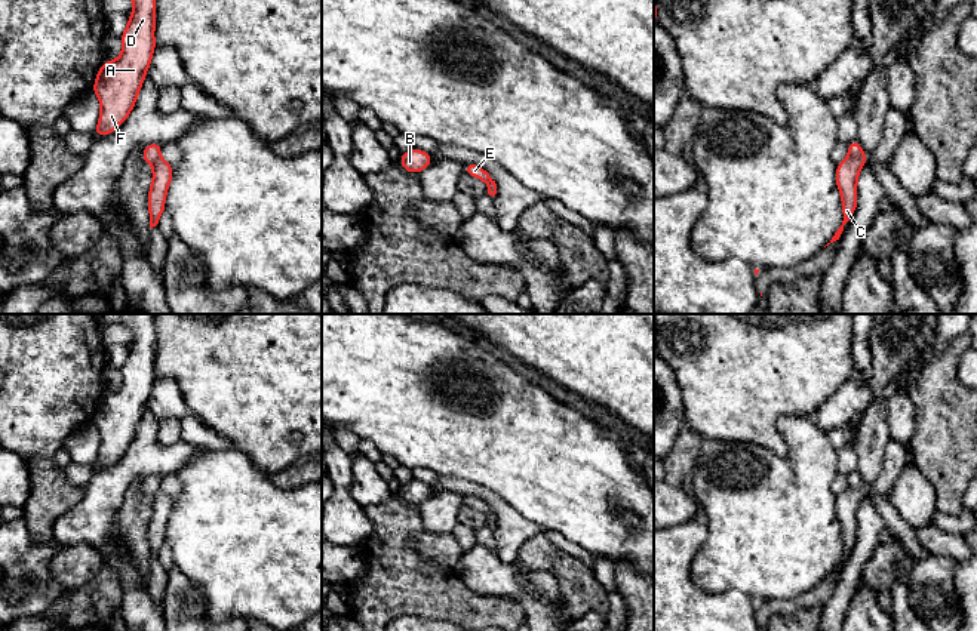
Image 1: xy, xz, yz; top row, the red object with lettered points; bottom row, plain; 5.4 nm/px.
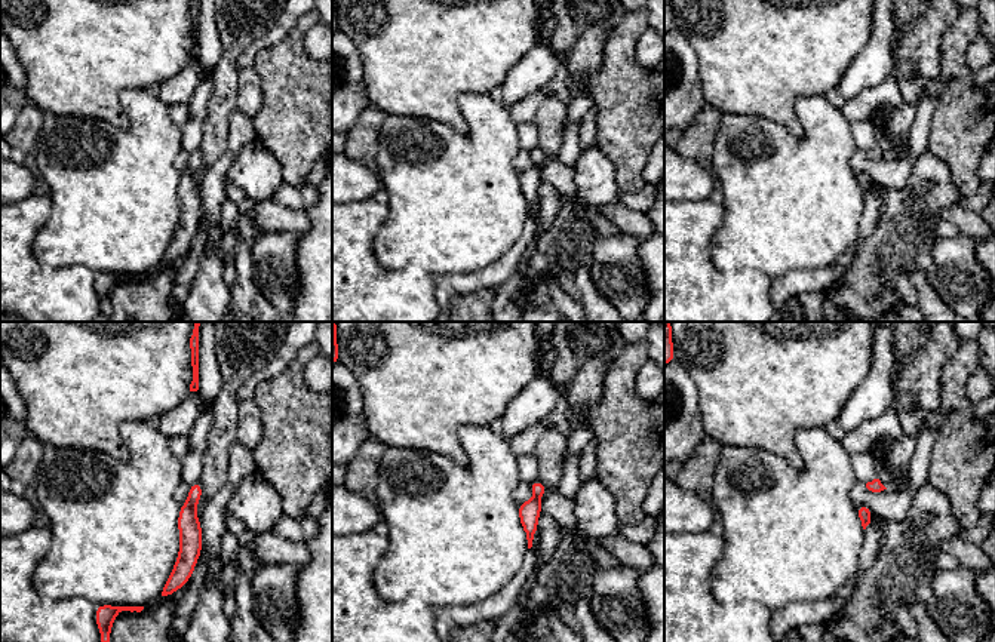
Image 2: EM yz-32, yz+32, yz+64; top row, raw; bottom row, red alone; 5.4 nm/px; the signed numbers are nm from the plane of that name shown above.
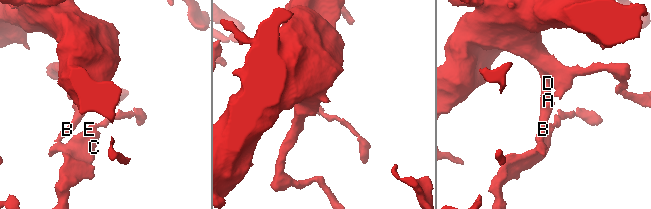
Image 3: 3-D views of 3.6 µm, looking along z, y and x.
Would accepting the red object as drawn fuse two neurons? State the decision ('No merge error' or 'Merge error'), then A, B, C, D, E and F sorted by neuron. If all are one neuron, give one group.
Merge error. Groups: A B C D F / E

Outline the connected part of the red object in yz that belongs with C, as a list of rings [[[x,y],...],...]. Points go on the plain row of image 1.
[[[867,486],[860,489],[848,489],[847,492],[836,496],[836,518],[841,523],[842,529],[842,557],[838,560],[832,572],[826,576],[839,572],[844,557],[852,550],[857,539],[857,510],[861,499],[867,493]]]

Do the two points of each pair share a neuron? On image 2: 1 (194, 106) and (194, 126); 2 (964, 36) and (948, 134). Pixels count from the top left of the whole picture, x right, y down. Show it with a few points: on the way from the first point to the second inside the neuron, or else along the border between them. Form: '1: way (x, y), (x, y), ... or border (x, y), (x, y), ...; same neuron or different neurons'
1: way (194, 110), (194, 122); same neuron
2: way (957, 60), (958, 110); same neuron

